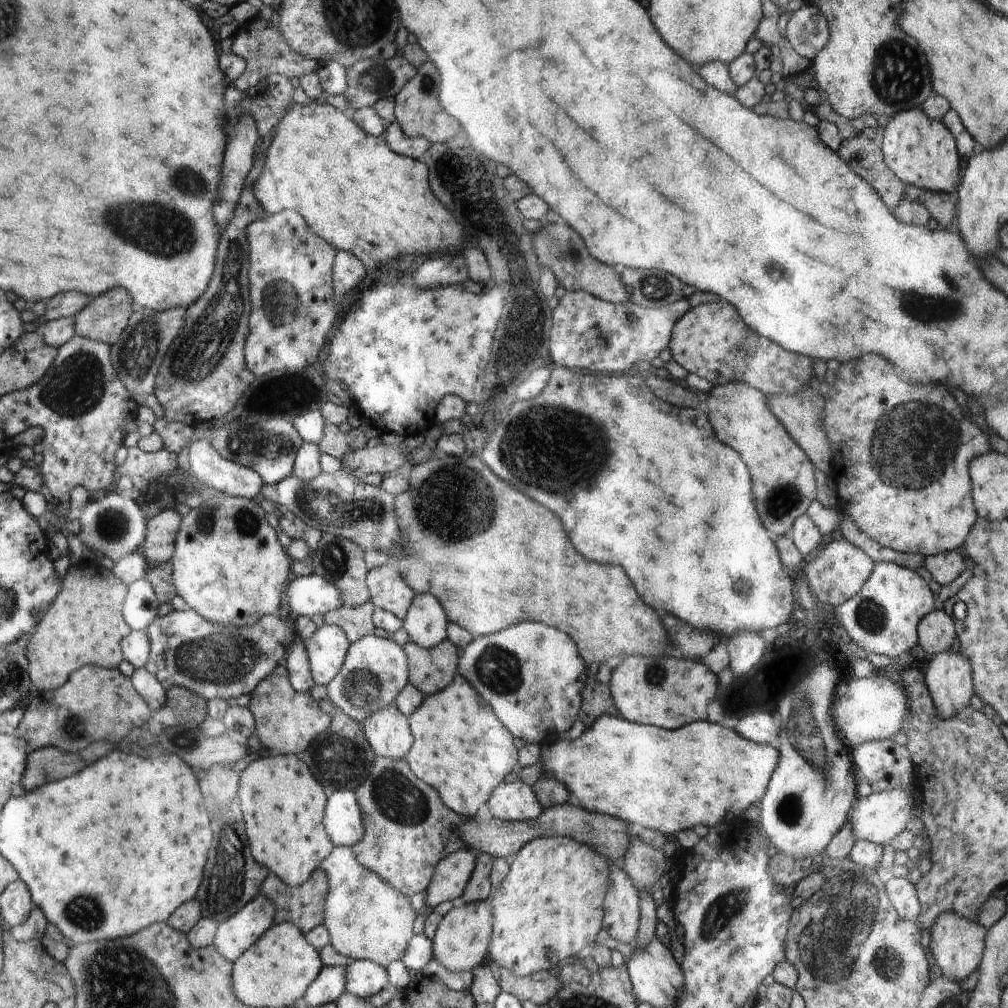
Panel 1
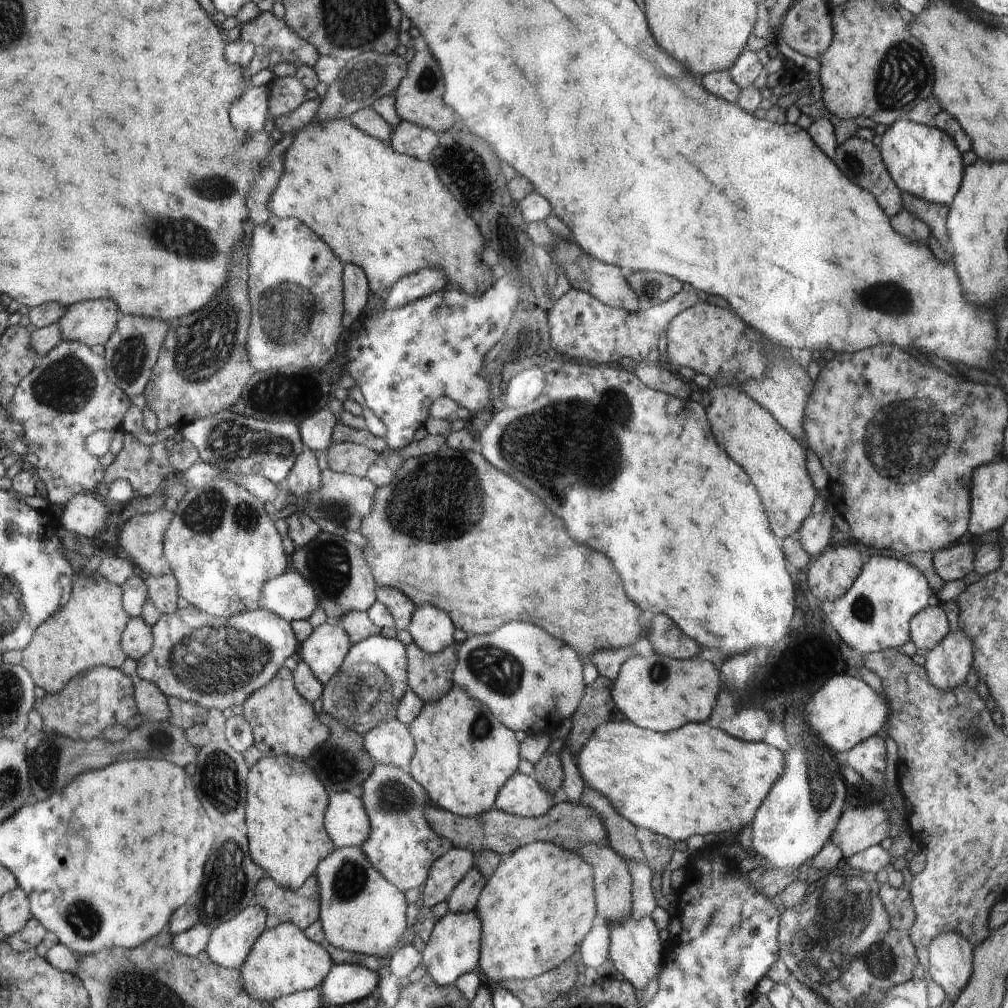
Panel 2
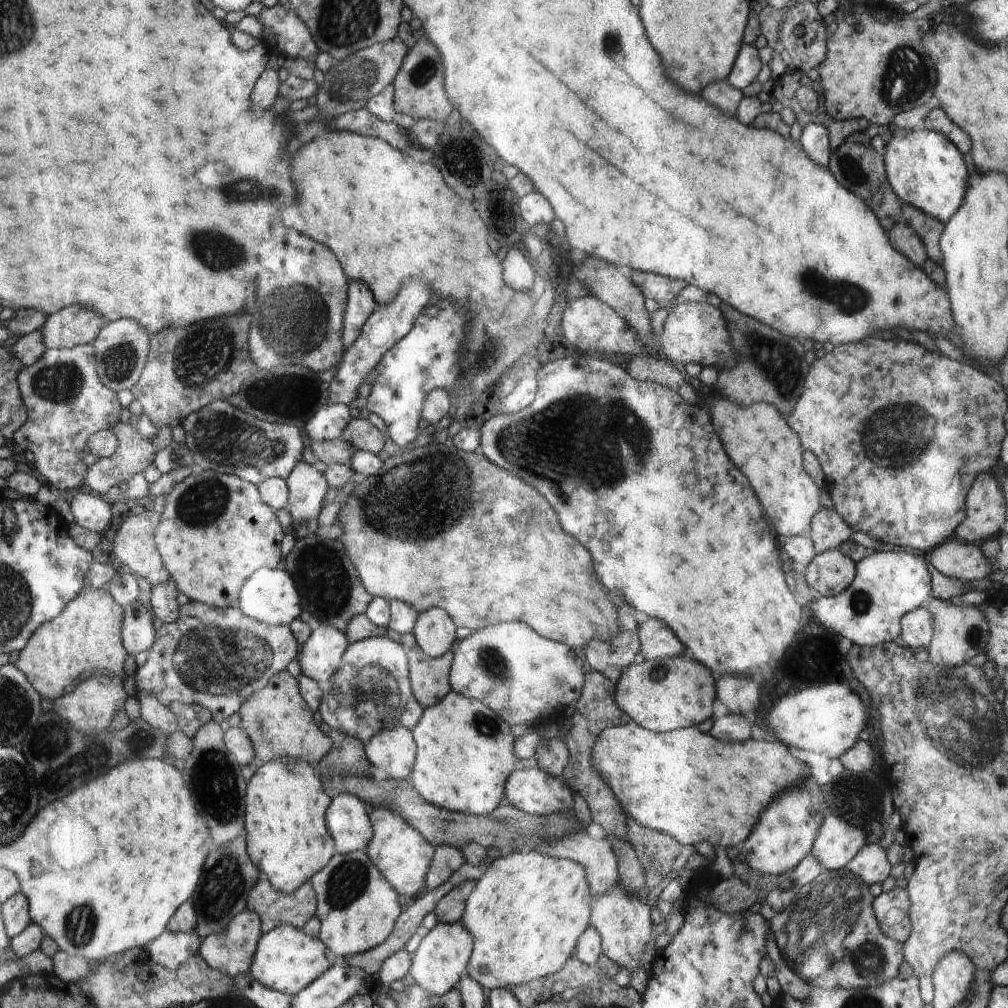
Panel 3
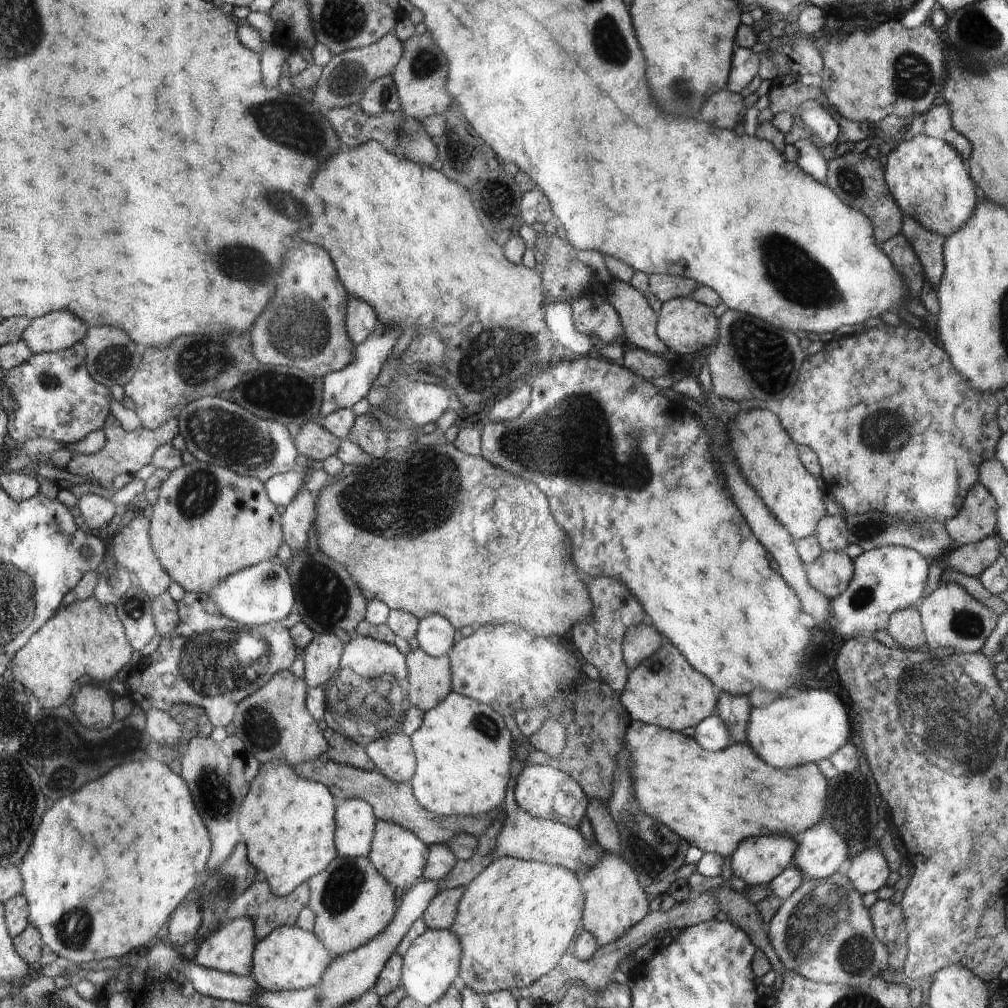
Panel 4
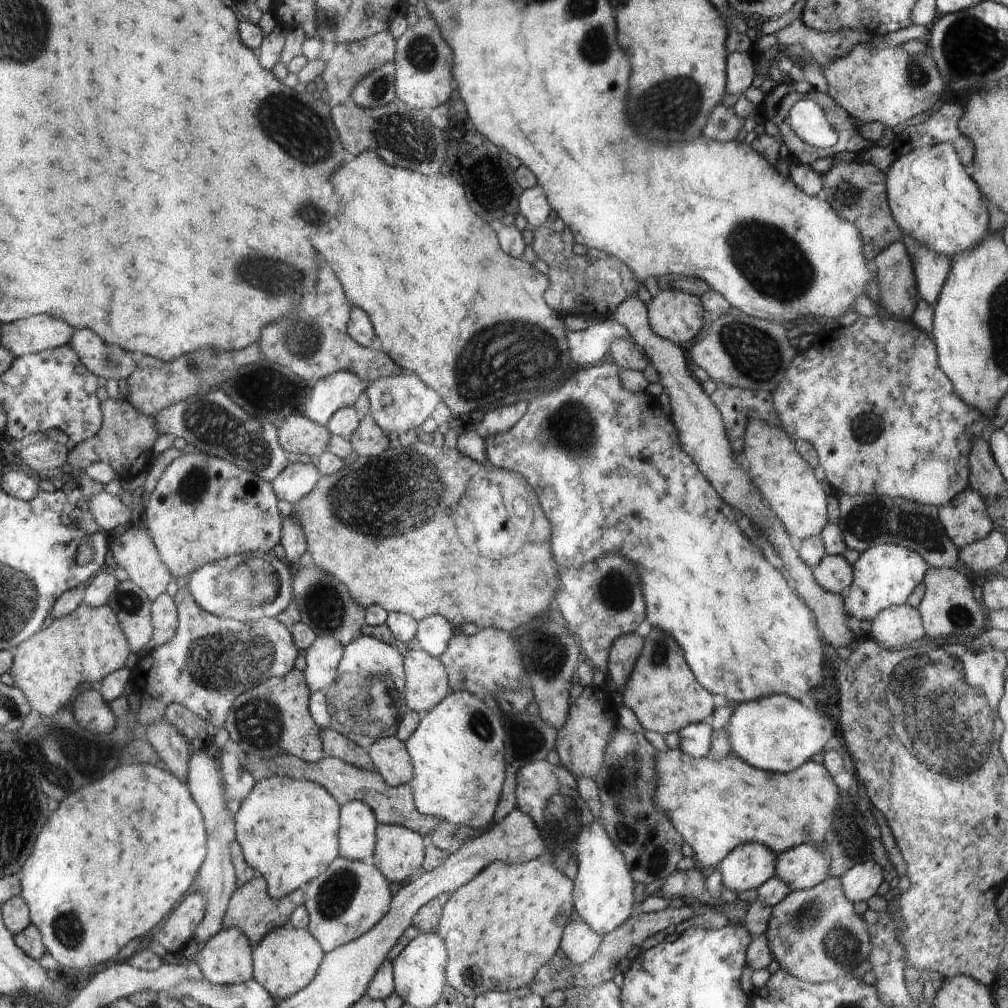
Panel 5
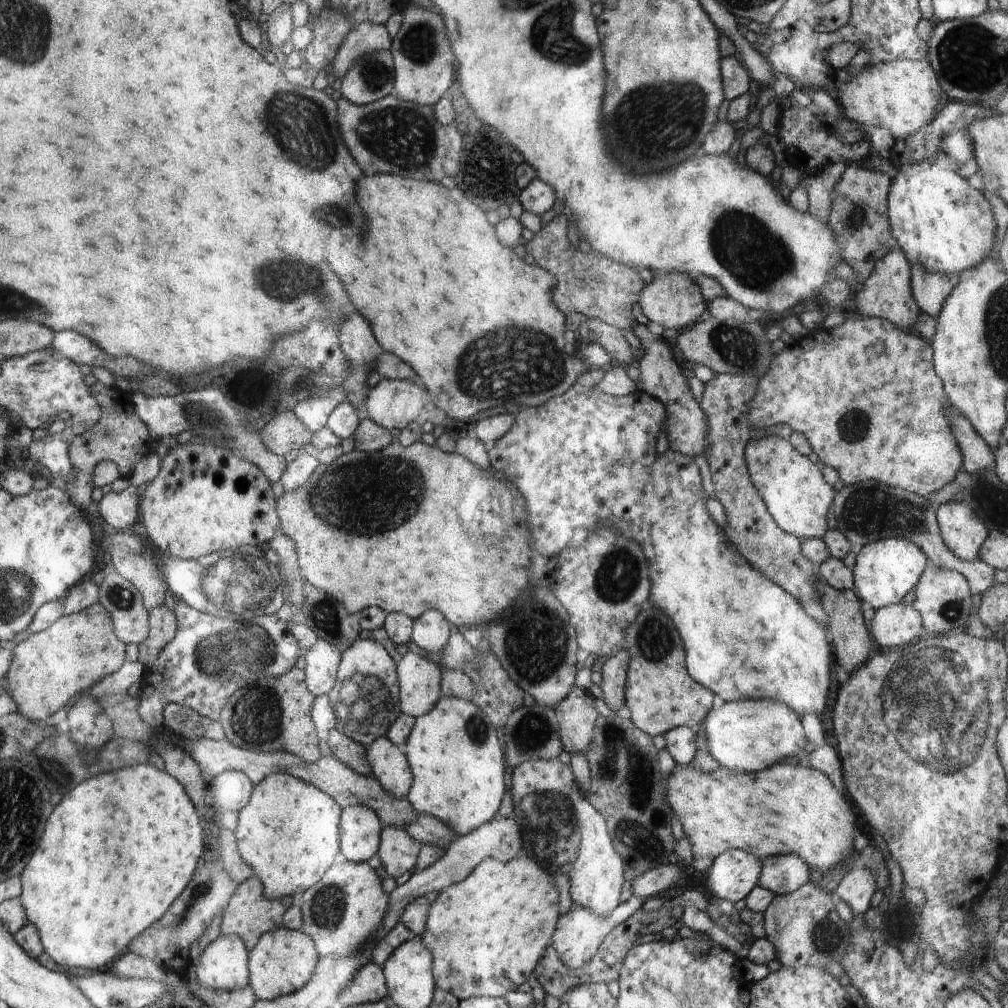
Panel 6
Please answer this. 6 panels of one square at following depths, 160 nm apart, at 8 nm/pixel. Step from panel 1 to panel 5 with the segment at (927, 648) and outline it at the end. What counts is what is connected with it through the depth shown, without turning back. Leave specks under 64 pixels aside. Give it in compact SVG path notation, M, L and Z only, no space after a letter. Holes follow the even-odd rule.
M895 605L878 612L869 636L885 649L912 646L927 638L920 612L908 605Z

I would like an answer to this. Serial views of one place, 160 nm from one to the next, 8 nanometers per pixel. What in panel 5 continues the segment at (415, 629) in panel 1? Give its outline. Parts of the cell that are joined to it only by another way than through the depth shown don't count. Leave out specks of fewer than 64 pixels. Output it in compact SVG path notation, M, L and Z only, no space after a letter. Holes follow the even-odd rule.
M428 616L426 620L417 622L415 644L432 657L440 657L456 631L448 624L446 618L442 618L442 616Z

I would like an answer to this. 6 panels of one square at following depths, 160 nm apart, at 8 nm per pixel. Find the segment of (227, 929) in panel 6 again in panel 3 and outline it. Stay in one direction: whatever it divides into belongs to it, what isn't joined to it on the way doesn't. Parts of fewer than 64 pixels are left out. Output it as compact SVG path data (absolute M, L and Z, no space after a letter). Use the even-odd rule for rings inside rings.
M268 879L258 880L250 892L248 907L245 910L256 912L262 918L262 932L290 924L304 929L317 913L317 894L310 882L292 893L278 892Z

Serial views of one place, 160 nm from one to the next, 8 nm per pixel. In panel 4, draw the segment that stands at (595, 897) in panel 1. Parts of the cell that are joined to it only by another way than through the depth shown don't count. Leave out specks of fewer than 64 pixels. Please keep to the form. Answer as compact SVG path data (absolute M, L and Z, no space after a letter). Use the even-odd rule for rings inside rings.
M508 855L494 858L465 887L465 894L457 906L456 922L449 928L457 933L464 947L460 978L466 987L480 996L528 988L561 962L568 946L574 944L585 930L584 910L585 889L582 888L581 878L569 868L516 860L516 857Z

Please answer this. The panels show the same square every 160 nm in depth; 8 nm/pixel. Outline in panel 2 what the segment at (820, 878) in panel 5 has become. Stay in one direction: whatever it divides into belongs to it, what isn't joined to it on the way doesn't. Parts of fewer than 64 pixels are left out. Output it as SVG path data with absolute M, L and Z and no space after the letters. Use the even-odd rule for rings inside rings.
M882 804L870 808L848 808L839 818L830 841L834 841L843 852L845 862L853 854L866 850L888 836L888 814Z

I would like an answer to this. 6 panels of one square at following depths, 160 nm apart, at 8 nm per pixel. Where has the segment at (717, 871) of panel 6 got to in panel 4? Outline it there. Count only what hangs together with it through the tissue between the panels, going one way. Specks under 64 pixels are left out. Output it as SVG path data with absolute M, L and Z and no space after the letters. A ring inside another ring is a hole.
M788 835L756 836L756 838L750 838L732 856L733 876L736 875L738 878L742 878L746 884L768 884L786 867L792 866L796 851L796 838Z

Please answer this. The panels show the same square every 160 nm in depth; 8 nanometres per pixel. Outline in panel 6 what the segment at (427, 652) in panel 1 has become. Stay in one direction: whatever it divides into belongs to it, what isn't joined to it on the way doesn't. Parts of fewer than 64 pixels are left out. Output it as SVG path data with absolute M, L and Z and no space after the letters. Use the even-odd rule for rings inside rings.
M413 647L398 658L398 677L401 682L402 713L411 718L426 715L440 698L440 668L427 657L421 657Z

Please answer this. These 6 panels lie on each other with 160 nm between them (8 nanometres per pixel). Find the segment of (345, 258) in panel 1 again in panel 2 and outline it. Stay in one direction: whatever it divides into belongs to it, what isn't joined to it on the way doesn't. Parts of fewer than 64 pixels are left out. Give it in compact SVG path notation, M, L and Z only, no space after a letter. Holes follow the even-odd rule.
M344 263L343 284L345 312L341 323L347 329L363 314L371 292L368 292L368 280L364 276L364 270L354 264Z

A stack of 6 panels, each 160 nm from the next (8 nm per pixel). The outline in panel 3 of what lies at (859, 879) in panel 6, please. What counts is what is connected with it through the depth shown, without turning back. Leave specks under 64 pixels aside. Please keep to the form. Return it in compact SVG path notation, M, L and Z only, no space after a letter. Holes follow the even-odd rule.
M868 844L845 868L870 887L873 884L882 884L890 876L891 867L887 850L880 844Z

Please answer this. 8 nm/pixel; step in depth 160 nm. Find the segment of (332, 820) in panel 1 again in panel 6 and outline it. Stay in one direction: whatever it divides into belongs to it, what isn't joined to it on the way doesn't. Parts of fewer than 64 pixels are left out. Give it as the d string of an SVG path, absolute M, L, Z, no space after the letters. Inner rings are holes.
M368 806L345 807L340 816L340 852L354 863L368 862L380 846L380 822Z

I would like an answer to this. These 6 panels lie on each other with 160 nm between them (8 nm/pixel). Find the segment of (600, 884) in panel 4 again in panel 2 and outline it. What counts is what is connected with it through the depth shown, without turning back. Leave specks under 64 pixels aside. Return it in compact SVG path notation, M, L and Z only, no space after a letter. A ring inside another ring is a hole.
M630 912L618 923L610 923L609 958L616 970L625 980L633 984L635 989L645 989L650 980L659 979L662 968L662 944L658 938L658 930L650 918L634 918Z

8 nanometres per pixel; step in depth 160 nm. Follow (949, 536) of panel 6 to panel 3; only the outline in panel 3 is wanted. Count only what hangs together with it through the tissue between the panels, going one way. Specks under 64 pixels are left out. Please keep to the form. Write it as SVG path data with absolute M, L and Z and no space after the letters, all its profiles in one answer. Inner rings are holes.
M991 471L978 473L967 492L966 516L954 533L973 544L997 536L1005 521L1006 505L999 480Z

